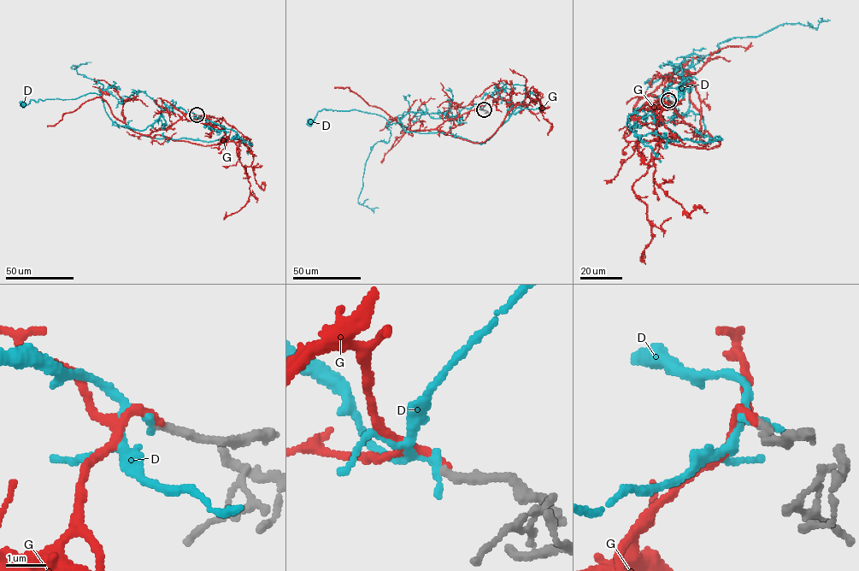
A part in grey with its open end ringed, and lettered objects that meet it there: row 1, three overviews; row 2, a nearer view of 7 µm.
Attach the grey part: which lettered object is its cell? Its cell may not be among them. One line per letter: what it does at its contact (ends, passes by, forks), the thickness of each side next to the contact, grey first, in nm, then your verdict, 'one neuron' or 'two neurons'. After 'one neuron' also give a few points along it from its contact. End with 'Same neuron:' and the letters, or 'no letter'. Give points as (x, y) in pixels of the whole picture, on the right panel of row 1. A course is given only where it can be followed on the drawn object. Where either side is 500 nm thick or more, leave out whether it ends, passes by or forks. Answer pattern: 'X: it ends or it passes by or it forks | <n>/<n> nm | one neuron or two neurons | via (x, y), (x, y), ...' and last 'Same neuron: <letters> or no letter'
D: it passes by | 240/160 nm | two neurons
G: it ends | 240/180 nm | one neuron | via (668, 100), (663, 107), (673, 108), (683, 122), (698, 131), (701, 113), (674, 73), (638, 100), (633, 118)
Same neuron: G

